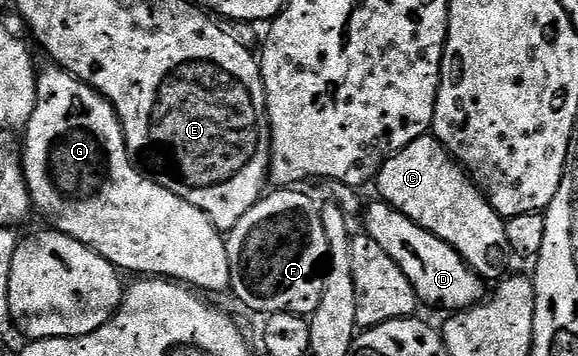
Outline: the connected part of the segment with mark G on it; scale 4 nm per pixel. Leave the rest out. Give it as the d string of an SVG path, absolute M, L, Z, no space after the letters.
M59 68L51 69L46 71L45 74L43 71L39 75L36 107L30 116L26 129L23 131L23 134L25 133L24 142L22 138L24 178L28 181L28 191L32 196L32 203L35 209L37 211L41 210L48 217L47 225L59 232L59 234L70 236L74 240L81 242L82 245L96 251L121 272L133 270L136 276L155 276L175 280L181 284L187 284L200 292L209 290L212 294L220 294L223 290L227 291L231 287L232 281L230 280L230 260L228 259L228 243L225 235L209 220L206 212L194 208L194 204L186 204L186 200L182 200L182 196L174 196L174 192L159 186L139 166L133 163L132 157L130 157L126 148L124 129L120 123L120 117L116 114L111 102L105 100L97 90L90 88L82 80L78 80L75 76L68 73L68 71Z

